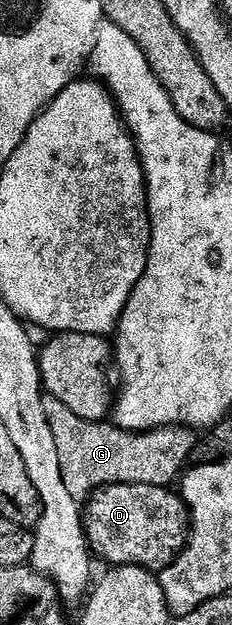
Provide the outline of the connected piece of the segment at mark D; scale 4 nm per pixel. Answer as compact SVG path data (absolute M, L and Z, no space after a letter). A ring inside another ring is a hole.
M107 485L91 494L83 513L83 528L88 546L96 558L104 557L108 566L140 565L143 569L162 571L187 548L193 528L188 502L174 488L166 485Z

